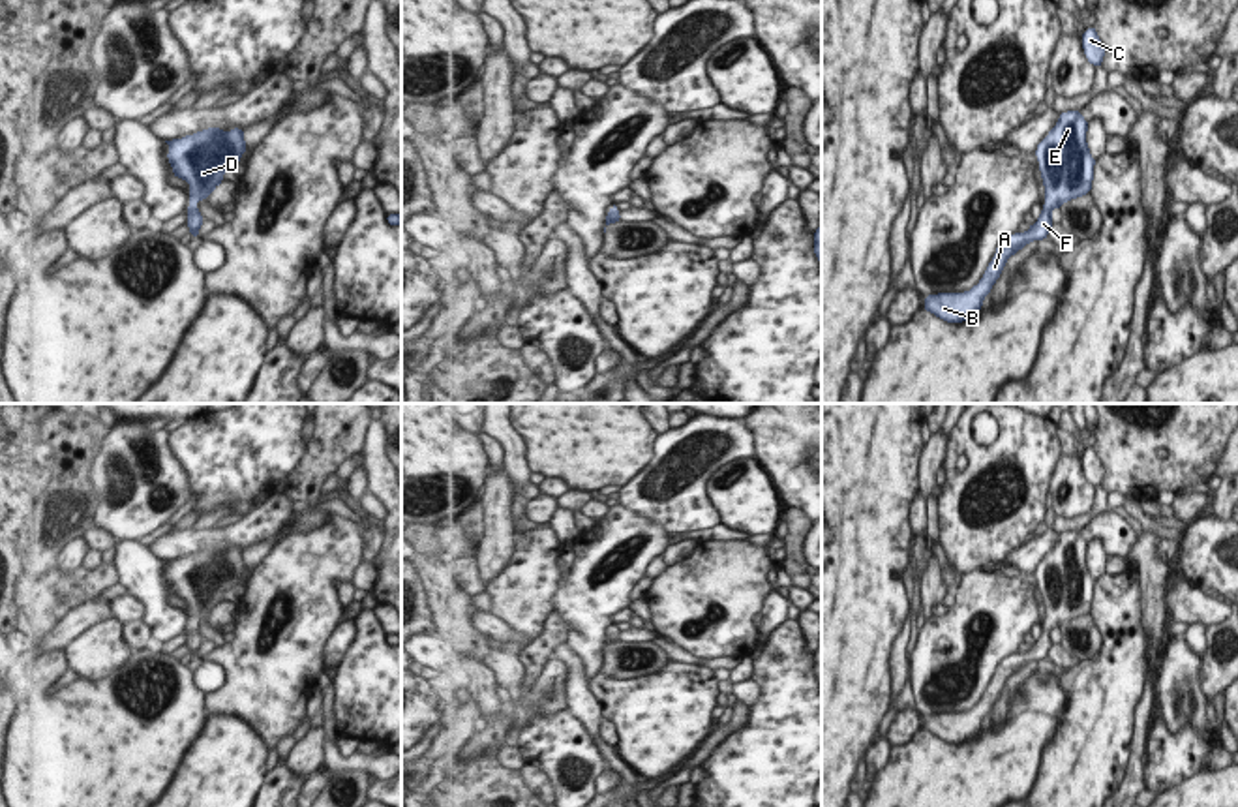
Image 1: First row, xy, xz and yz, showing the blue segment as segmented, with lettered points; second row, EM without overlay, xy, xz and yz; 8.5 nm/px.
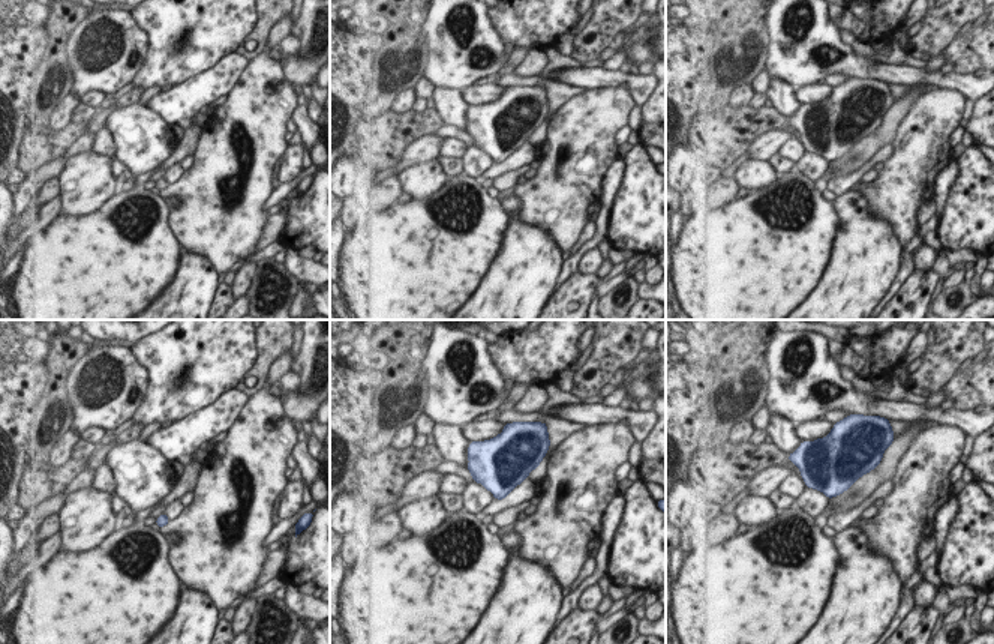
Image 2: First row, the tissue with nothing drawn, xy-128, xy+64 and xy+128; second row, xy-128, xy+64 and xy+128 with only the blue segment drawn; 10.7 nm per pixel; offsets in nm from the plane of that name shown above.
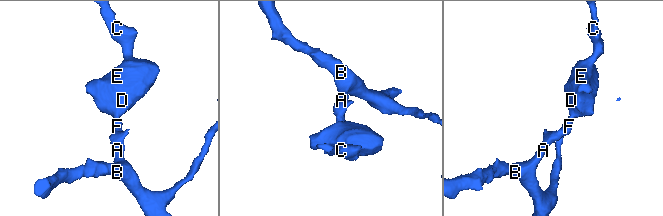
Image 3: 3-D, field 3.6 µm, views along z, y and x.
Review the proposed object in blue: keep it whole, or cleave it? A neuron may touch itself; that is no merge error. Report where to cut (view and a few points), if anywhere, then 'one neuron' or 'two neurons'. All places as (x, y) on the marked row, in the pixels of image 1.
cut none; one neuron

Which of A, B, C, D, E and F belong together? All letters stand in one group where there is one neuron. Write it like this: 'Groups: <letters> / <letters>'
Groups: A B C D E F.

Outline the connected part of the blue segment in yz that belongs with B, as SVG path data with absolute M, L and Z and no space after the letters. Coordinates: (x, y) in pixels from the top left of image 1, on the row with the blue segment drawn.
M1080 111L1060 114L1058 124L1037 145L1035 156L1045 184L1045 205L1039 220L1026 233L1015 233L996 248L985 276L972 291L940 293L925 297L925 310L947 323L962 323L977 313L983 298L990 293L994 282L1005 266L1005 261L1032 240L1043 240L1052 227L1052 208L1065 201L1082 197L1092 190L1094 165L1086 145L1088 122Z

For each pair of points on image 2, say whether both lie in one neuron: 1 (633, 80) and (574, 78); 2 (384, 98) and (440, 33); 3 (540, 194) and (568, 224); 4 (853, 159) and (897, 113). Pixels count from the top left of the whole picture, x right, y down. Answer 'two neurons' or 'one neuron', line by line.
1: one neuron
2: two neurons
3: one neuron
4: one neuron

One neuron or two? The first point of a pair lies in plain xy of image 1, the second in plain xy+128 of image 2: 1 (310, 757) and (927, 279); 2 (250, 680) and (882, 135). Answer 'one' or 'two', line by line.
1: two
2: two

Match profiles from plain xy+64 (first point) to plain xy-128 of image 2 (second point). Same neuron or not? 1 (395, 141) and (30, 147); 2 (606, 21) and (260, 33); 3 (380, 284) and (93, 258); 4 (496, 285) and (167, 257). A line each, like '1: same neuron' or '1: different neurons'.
1: same neuron
2: same neuron
3: same neuron
4: different neurons

